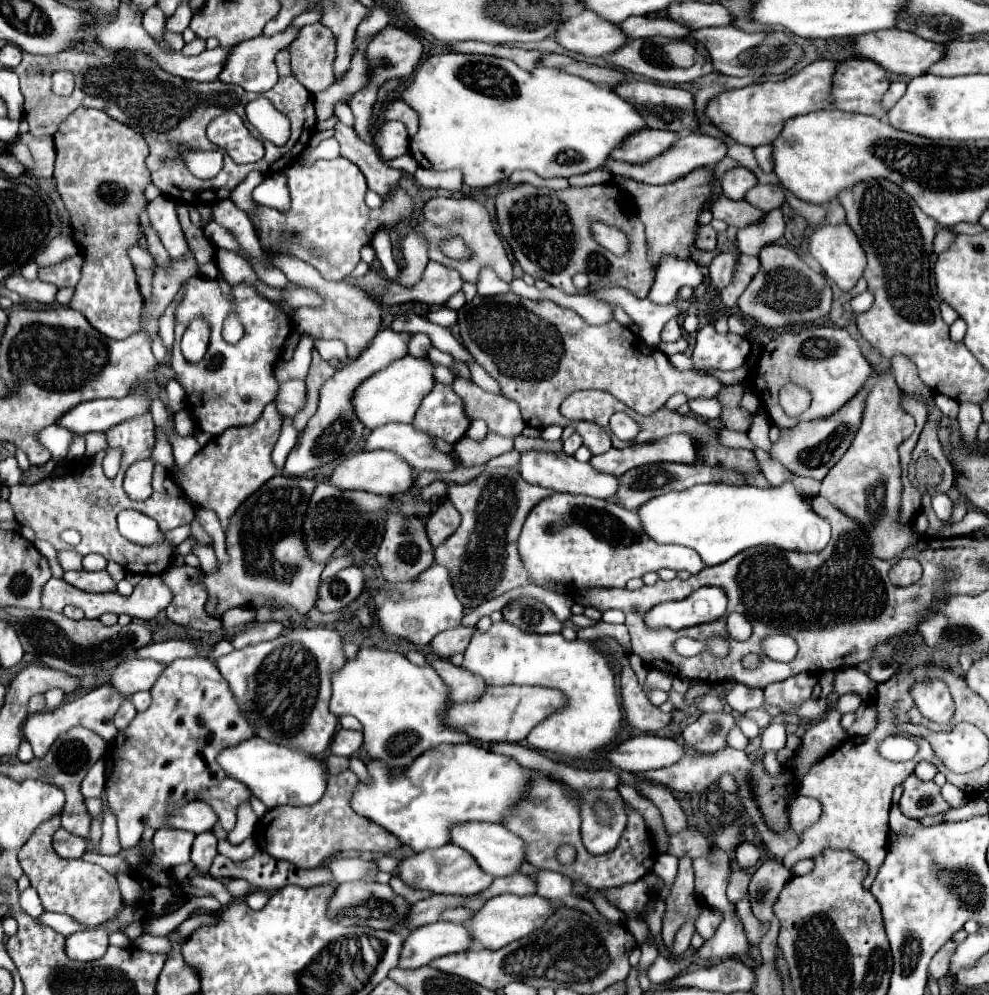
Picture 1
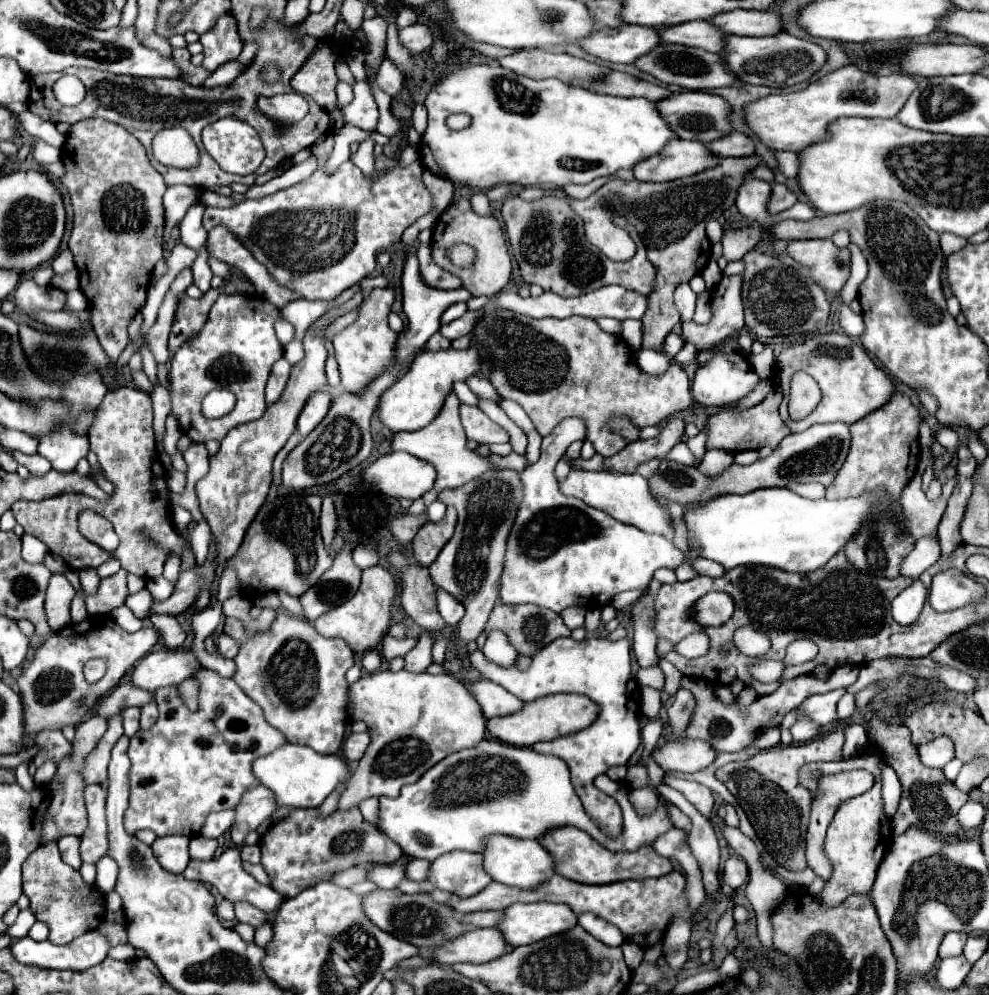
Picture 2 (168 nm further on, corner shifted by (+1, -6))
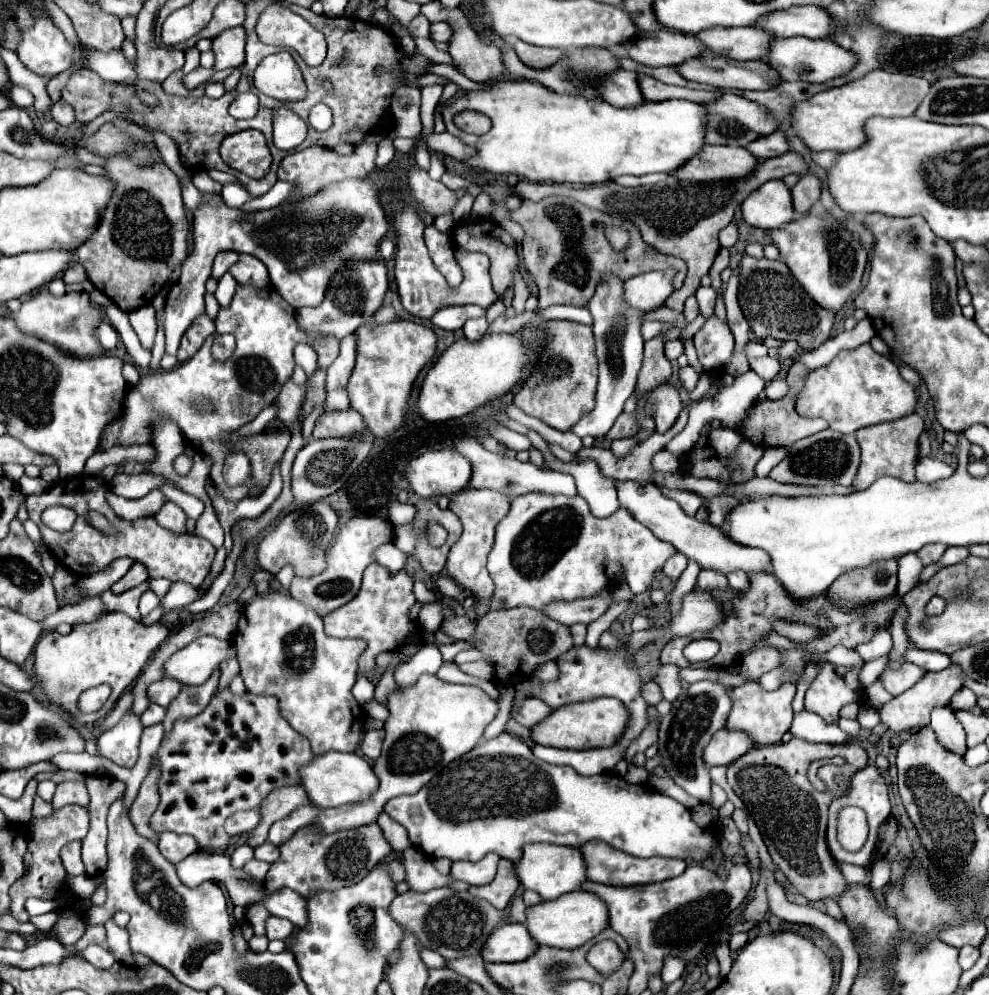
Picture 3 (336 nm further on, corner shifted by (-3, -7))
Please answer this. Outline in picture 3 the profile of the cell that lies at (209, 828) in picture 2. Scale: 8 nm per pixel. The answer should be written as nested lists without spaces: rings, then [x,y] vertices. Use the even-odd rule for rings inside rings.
[[[250,810],[250,812],[240,812],[234,814],[232,818],[228,818],[228,834],[236,836],[236,834],[250,834],[258,824],[260,824],[262,816],[258,810]]]

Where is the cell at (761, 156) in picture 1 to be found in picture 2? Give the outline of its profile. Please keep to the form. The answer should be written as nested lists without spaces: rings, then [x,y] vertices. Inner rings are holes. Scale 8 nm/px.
[[[776,151],[775,157],[779,170],[788,178],[795,178],[800,161],[798,154],[792,151]]]

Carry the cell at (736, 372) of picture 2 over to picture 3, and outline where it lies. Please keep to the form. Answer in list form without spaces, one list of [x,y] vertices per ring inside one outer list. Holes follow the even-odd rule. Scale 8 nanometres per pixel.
[[[748,370],[746,374],[736,376],[736,380],[734,380],[732,386],[722,388],[722,390],[716,392],[712,398],[702,400],[698,406],[694,406],[694,408],[690,410],[690,420],[688,420],[686,428],[666,444],[666,450],[672,452],[672,454],[684,456],[688,450],[692,450],[692,446],[696,444],[696,440],[698,440],[698,436],[700,436],[702,426],[704,426],[706,422],[710,422],[710,420],[724,422],[724,426],[728,426],[730,430],[740,430],[740,428],[742,428],[742,422],[744,422],[746,416],[748,416],[750,406],[754,404],[754,400],[758,400],[758,398],[762,396],[762,390],[764,390],[764,388],[766,388],[766,382],[764,382],[754,370]]]

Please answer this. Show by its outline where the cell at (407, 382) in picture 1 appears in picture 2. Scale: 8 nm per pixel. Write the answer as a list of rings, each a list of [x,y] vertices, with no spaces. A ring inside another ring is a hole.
[[[476,349],[466,351],[424,351],[416,355],[408,373],[396,381],[390,389],[386,389],[378,401],[378,419],[392,431],[418,431],[426,427],[442,409],[446,393],[452,389],[454,381],[464,381],[466,377],[478,373],[480,369],[480,353]]]

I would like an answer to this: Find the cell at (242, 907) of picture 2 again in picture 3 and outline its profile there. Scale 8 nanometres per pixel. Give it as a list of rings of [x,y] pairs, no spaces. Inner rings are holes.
[[[270,916],[268,922],[266,922],[266,936],[268,940],[290,940],[292,934],[294,934],[296,926],[284,918],[278,918],[278,916]]]

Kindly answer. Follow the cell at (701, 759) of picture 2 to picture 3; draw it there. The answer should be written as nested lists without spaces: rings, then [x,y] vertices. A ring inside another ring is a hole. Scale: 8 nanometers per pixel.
[[[722,728],[712,736],[710,744],[704,748],[704,762],[708,762],[708,766],[728,766],[730,762],[744,756],[752,746],[754,742],[748,732]]]

